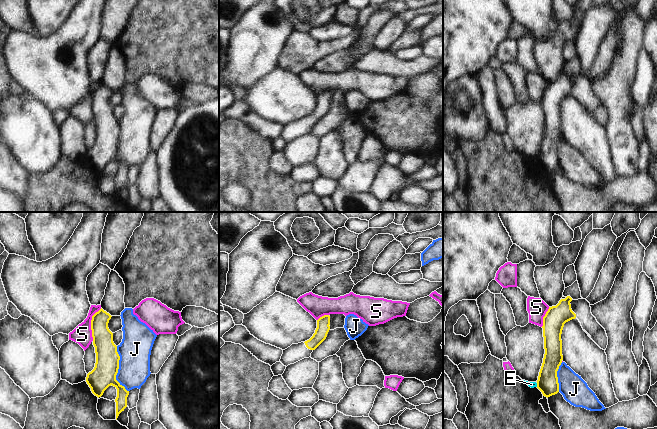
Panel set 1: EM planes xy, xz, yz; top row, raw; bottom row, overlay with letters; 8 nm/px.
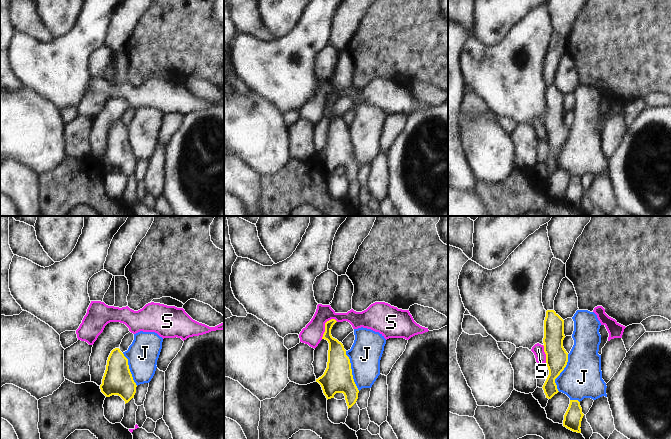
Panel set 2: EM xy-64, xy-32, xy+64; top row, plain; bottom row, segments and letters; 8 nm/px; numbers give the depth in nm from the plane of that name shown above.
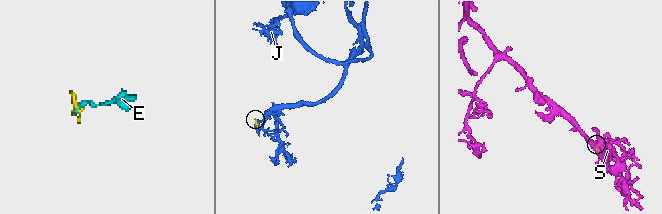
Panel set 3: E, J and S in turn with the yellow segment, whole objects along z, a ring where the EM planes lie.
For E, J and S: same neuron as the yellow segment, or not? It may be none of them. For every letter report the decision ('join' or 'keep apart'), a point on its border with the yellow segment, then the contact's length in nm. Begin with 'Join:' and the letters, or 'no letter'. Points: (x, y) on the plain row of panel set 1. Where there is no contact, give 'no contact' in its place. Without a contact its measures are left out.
Join: no letter
E: keep apart | yz (537, 161) | 30 nm
J: keep apart | xy (118, 144) | 380 nm
S: keep apart | xy (91, 100) | 280 nm

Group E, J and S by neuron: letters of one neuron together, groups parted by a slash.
E / J / S

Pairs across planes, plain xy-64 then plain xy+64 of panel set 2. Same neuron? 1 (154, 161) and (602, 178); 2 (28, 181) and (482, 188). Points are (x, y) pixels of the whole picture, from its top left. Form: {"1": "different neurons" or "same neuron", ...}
{"1": "same neuron", "2": "different neurons"}

